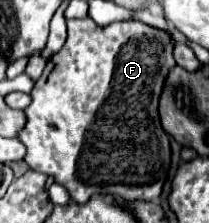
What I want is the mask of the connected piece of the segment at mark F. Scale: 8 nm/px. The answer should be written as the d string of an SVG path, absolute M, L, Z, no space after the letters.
M85 17L85 19L73 19L67 21L67 41L63 45L63 49L53 55L47 61L47 67L43 71L43 75L37 79L33 91L31 91L31 105L25 109L27 115L27 123L25 127L17 133L17 139L25 145L27 153L23 157L23 161L37 173L45 173L49 177L53 177L55 183L63 185L69 195L71 201L75 203L85 203L89 201L93 195L111 195L115 199L127 199L127 201L135 201L135 199L143 199L143 201L155 201L161 195L167 171L169 171L169 161L171 161L171 147L169 147L169 137L165 135L161 123L159 123L159 113L157 113L157 103L159 103L159 95L163 89L163 81L169 73L169 69L175 65L173 59L173 41L169 37L169 33L165 31L157 31L141 21L115 21L109 23L105 27L97 25L93 19Z

